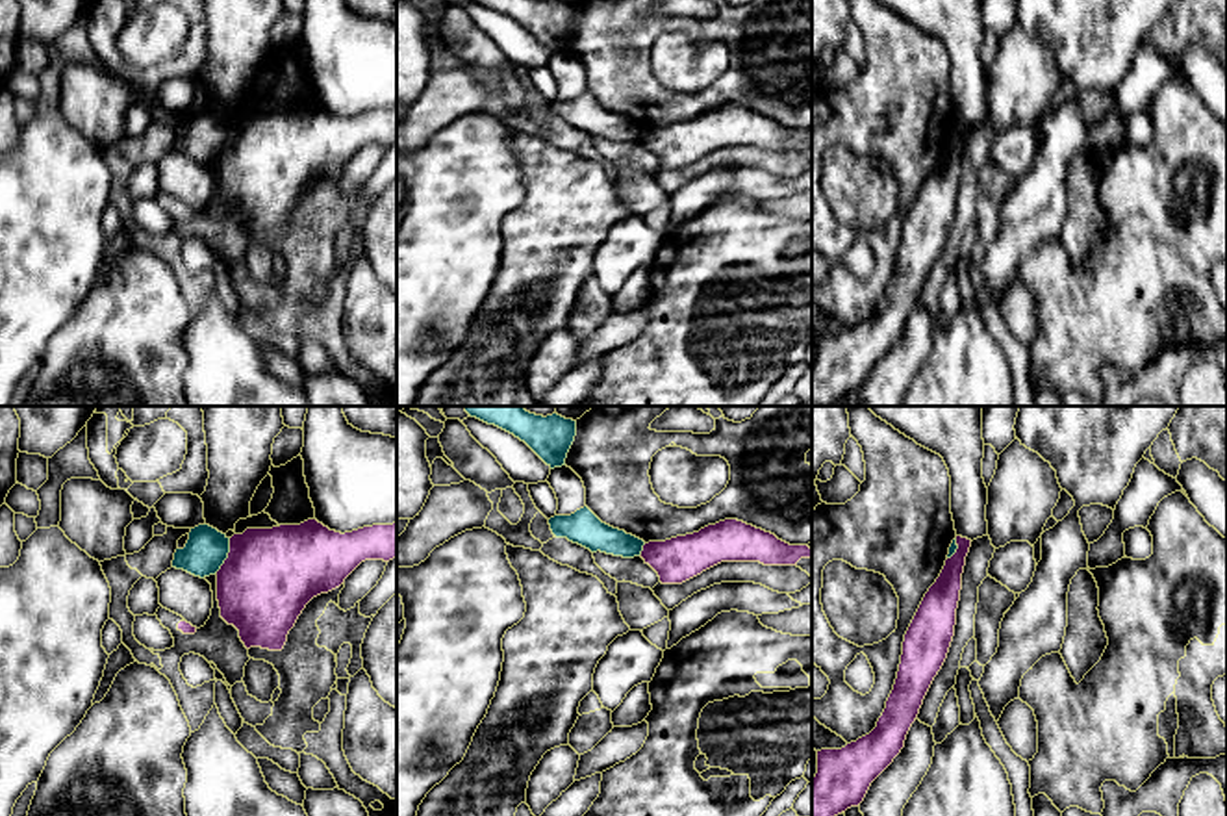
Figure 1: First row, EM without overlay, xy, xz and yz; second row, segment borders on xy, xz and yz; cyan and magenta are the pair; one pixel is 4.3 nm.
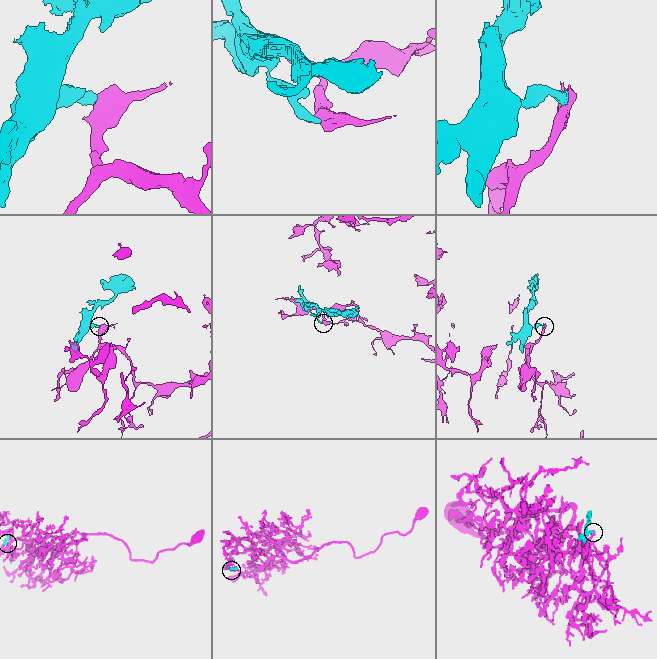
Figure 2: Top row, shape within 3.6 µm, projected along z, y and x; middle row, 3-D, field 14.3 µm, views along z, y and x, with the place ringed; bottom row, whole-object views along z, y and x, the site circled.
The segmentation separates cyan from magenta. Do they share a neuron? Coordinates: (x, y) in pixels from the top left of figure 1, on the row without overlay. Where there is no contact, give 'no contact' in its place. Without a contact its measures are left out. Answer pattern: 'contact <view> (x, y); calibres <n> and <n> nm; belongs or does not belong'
contact xy (227, 140); calibres 190 and 400 nm; does not belong

